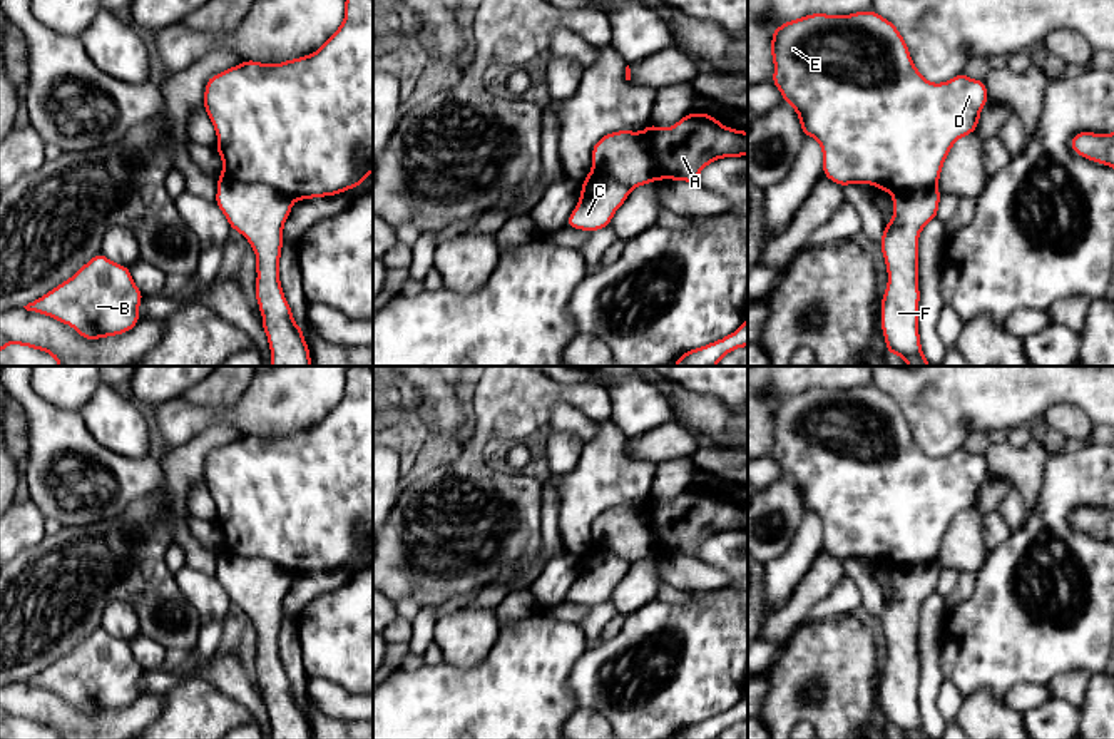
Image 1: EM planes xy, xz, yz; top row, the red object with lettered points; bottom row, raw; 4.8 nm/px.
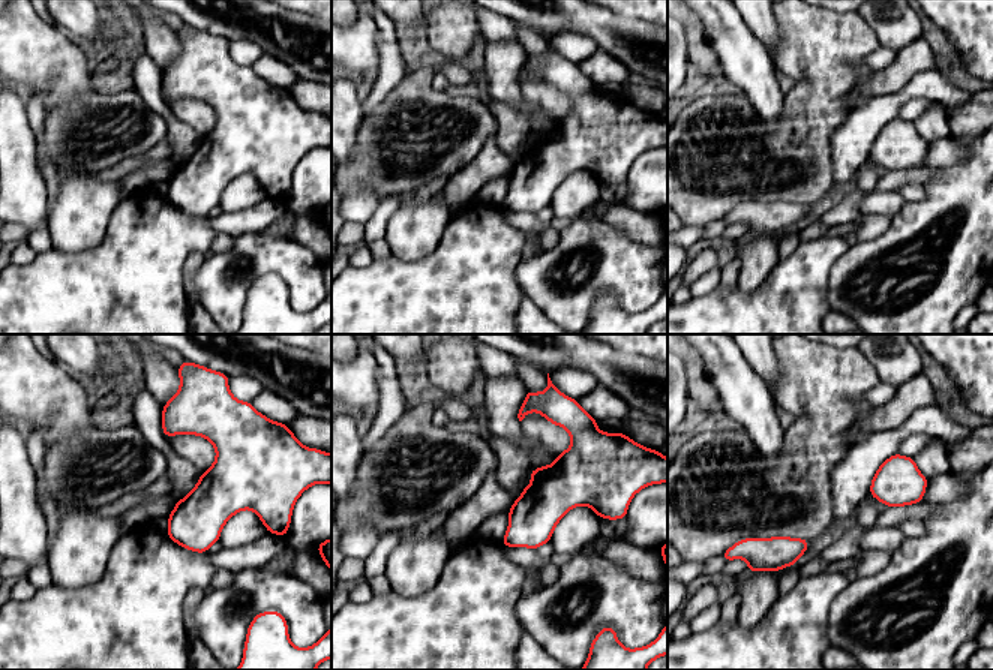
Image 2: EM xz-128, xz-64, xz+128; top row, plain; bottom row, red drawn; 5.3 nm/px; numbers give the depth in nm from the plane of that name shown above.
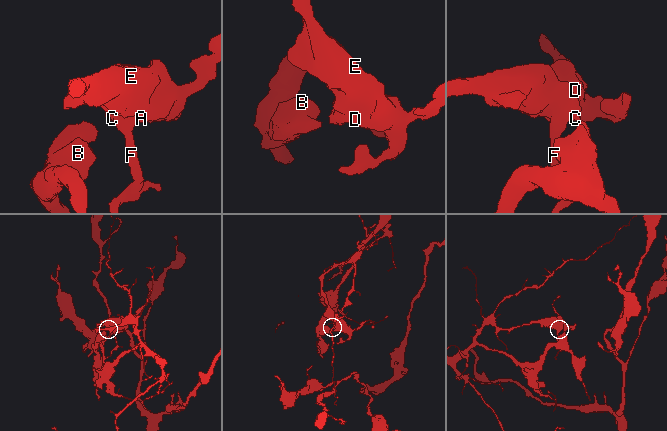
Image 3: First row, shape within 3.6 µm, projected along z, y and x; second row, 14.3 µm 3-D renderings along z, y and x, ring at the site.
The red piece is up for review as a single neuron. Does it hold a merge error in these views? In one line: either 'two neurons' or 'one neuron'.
two neurons

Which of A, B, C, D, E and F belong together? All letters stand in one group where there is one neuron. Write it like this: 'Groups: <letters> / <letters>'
Groups: A B C D E / F

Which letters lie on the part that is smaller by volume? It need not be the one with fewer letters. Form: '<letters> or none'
F

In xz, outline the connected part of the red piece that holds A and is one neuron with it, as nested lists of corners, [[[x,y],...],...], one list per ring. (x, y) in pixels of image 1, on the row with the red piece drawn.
[[[689,112],[677,124],[642,132],[656,171],[656,181],[698,182],[699,172],[723,157],[748,155],[748,132],[734,130],[709,114]]]

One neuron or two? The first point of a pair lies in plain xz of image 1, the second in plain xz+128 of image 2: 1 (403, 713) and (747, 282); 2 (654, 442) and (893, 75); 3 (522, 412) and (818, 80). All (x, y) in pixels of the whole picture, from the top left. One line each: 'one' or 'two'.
1: two
2: one
3: one

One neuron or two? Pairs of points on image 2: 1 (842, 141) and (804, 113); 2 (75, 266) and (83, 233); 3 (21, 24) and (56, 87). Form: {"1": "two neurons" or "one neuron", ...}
{"1": "two neurons", "2": "two neurons", "3": "one neuron"}

